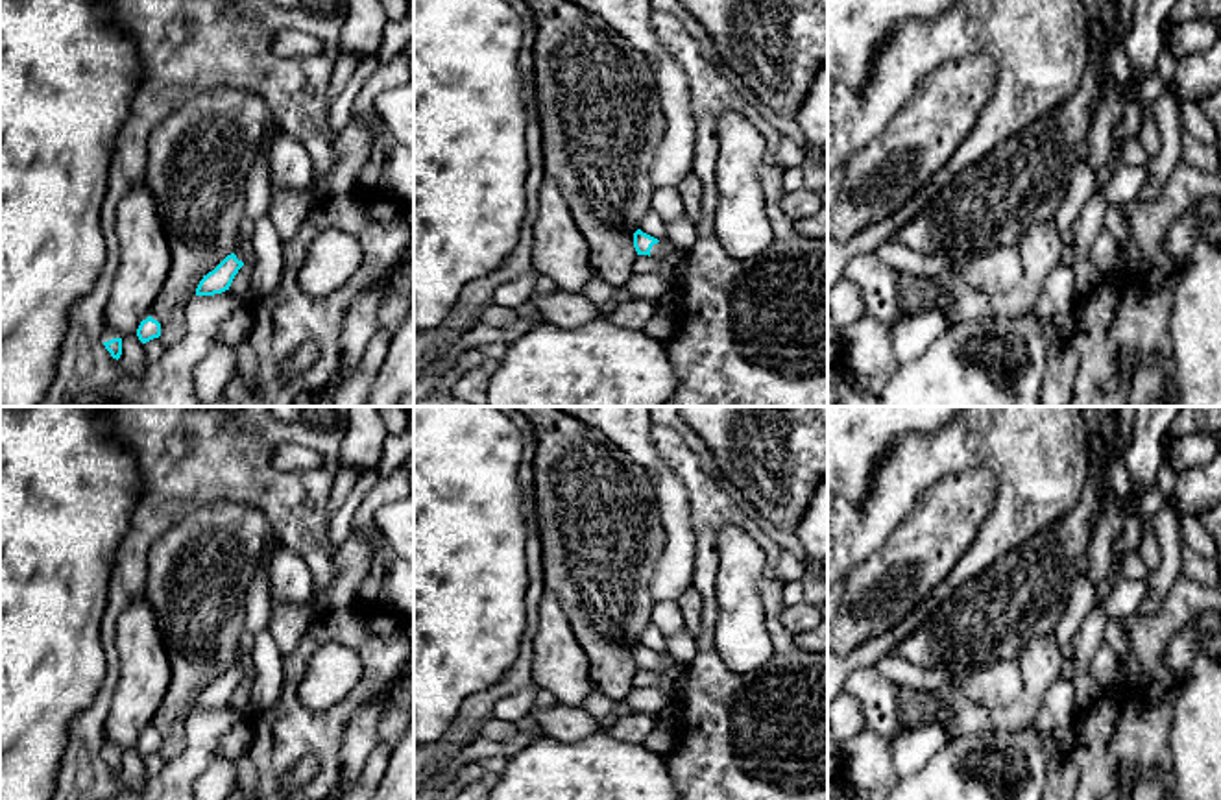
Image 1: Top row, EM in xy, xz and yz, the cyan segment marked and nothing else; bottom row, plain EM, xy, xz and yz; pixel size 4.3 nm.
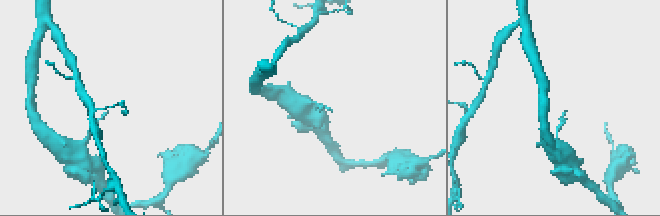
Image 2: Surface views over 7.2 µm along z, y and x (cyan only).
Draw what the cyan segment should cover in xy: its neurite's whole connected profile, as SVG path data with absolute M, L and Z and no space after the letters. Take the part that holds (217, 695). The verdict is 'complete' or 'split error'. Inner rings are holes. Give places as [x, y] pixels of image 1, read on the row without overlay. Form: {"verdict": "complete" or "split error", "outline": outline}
{"verdict": "split error", "outline": "M244 628L236 663L231 669L227 669L212 685L203 689L203 693L196 702L196 709L214 709L229 704L235 689L244 680L242 676L244 669L240 665L240 658L244 654L251 654L253 647L255 647L255 636L248 628Z"}

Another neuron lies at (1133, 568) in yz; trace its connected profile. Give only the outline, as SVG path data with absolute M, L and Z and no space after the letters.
M1129 552L1121 560L1121 576L1125 580L1143 580L1149 575L1149 567L1145 565L1140 552Z

